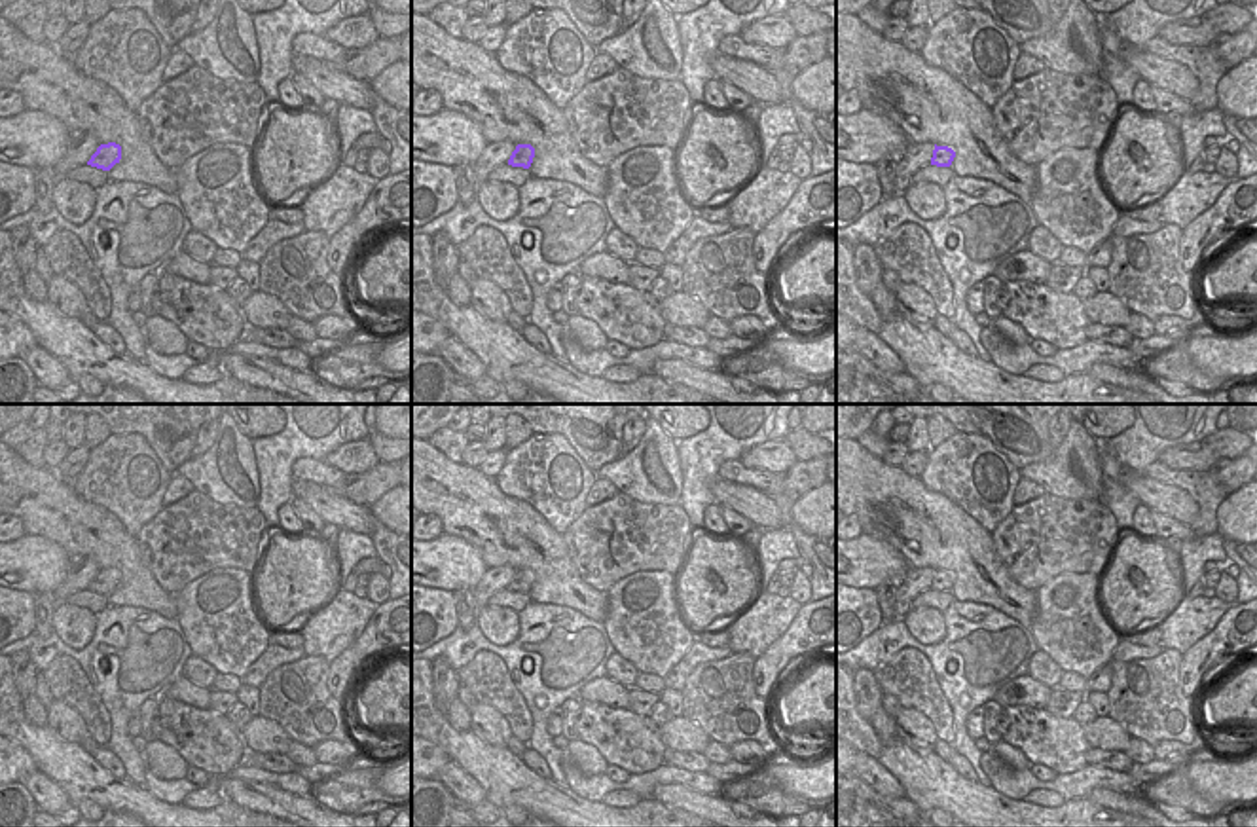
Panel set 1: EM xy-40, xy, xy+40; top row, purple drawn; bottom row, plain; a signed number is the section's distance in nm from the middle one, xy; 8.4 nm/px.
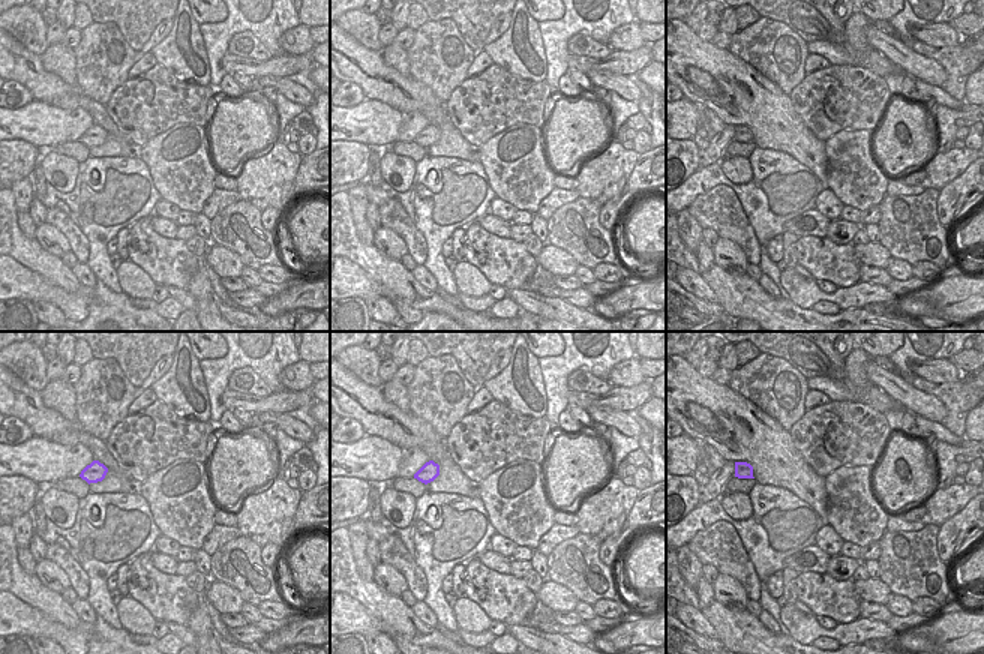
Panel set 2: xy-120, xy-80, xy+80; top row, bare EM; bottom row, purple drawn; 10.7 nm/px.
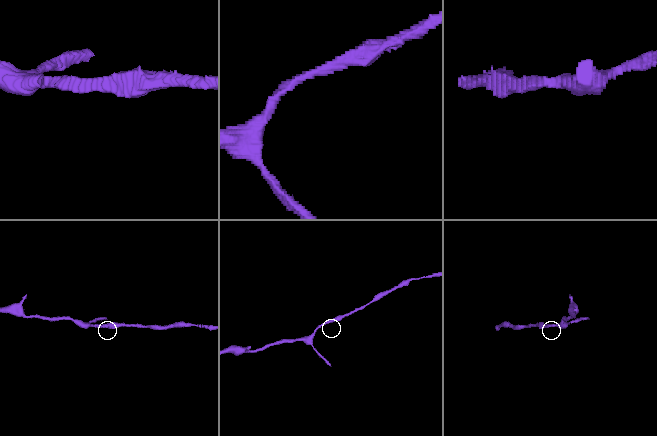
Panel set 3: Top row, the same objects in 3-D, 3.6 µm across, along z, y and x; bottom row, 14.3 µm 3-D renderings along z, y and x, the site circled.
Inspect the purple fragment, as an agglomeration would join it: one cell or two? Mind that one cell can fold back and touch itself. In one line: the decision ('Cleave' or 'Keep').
Keep.

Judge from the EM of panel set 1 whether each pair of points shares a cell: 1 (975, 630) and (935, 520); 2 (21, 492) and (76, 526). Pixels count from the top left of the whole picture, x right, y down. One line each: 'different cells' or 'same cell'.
1: different cells
2: same cell

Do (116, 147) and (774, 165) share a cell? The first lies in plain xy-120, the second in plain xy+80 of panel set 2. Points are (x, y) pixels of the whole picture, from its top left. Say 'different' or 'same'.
different

